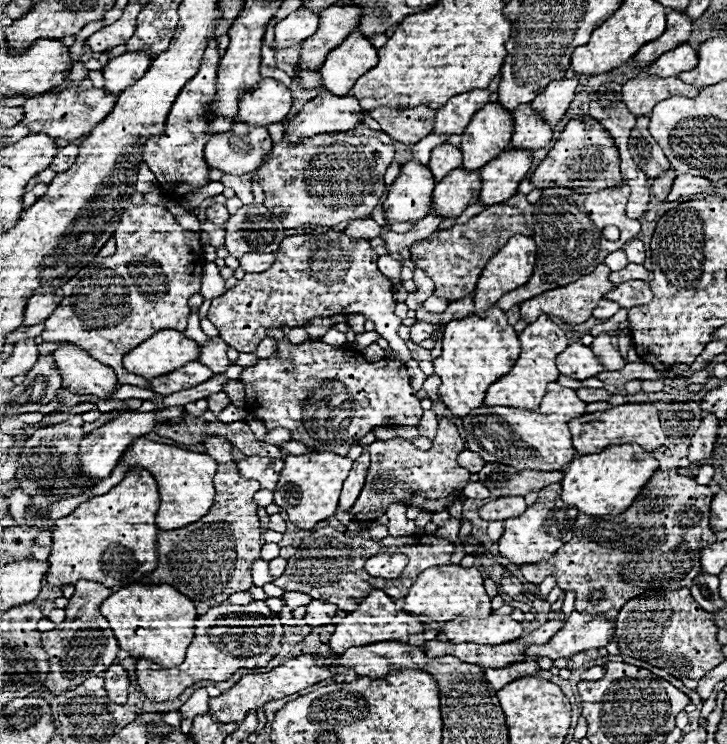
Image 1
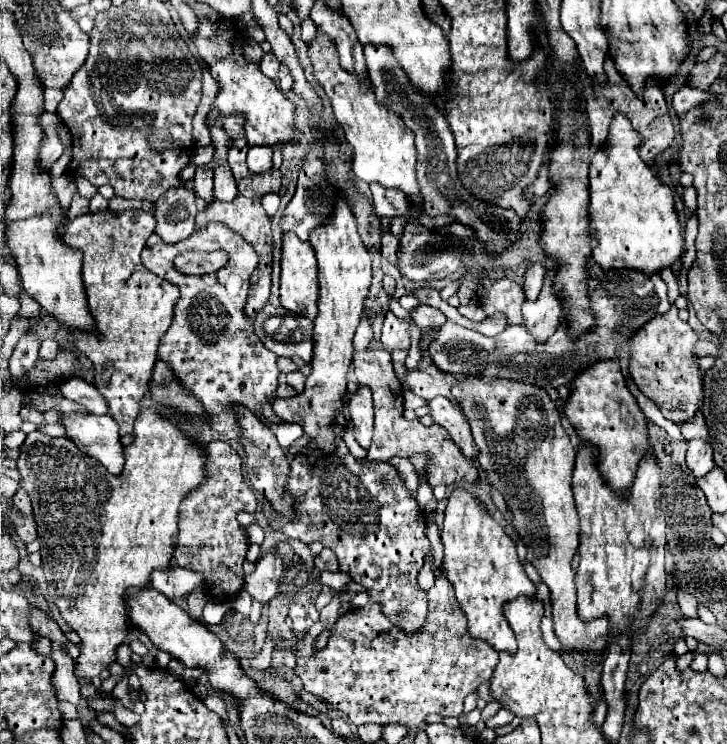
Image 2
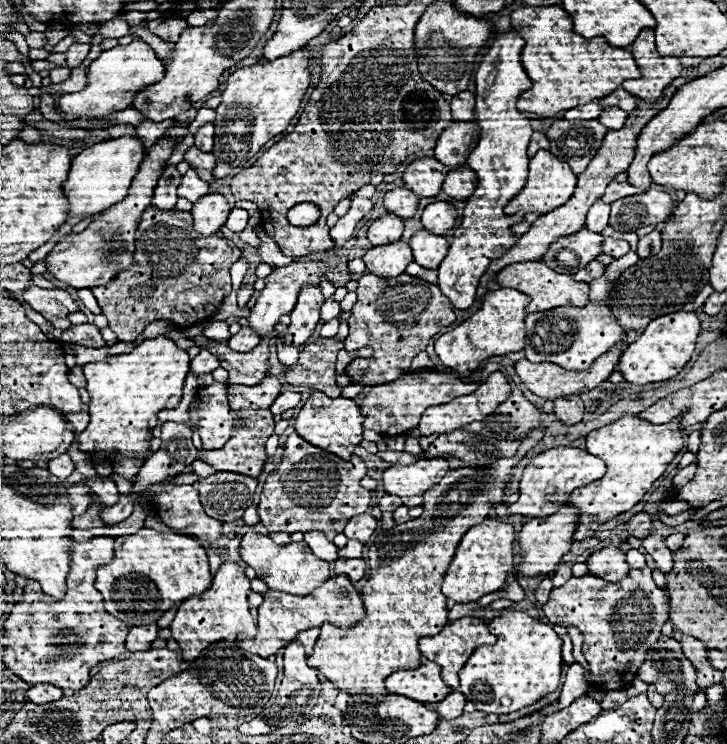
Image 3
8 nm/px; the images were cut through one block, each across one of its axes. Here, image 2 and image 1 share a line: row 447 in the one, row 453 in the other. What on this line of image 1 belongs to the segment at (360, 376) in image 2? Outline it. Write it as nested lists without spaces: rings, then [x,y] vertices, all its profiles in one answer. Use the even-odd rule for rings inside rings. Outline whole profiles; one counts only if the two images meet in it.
[[[440,418],[430,450],[420,450],[410,440],[404,438],[372,442],[370,446],[366,446],[372,458],[366,484],[358,500],[350,508],[350,518],[354,522],[376,520],[376,516],[384,514],[392,502],[402,502],[406,506],[414,506],[420,510],[440,512],[452,506],[456,500],[466,500],[462,496],[462,490],[456,490],[464,488],[466,480],[470,478],[470,472],[456,464],[456,456],[464,448],[466,444],[458,434],[456,424],[452,424],[452,418]]]

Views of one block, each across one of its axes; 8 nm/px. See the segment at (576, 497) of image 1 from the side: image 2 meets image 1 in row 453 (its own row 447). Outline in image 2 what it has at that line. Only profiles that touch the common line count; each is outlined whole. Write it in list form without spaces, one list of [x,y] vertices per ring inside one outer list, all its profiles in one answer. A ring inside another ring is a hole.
[[[614,358],[592,364],[588,370],[582,372],[582,376],[574,380],[572,388],[574,390],[566,404],[566,414],[570,422],[574,424],[582,442],[590,442],[600,448],[598,468],[606,482],[618,492],[626,490],[632,484],[640,458],[650,448],[650,442],[646,418],[624,382],[618,360]]]

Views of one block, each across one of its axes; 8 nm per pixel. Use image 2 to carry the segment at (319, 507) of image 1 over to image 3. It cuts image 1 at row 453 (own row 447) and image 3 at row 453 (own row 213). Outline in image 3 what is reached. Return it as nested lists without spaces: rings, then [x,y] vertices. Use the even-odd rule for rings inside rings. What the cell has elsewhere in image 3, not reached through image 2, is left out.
[[[316,390],[314,394],[310,394],[310,398],[306,400],[306,404],[302,406],[302,410],[296,418],[296,432],[312,446],[318,446],[340,458],[350,458],[354,448],[364,440],[362,422],[364,422],[364,418],[362,418],[360,406],[352,398],[342,398],[342,396],[328,398],[326,394]]]

